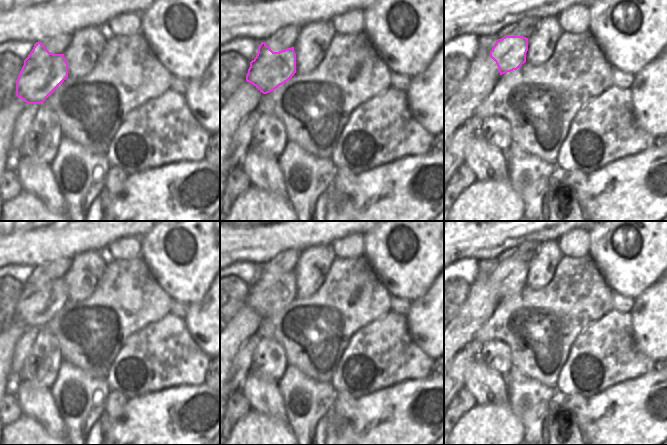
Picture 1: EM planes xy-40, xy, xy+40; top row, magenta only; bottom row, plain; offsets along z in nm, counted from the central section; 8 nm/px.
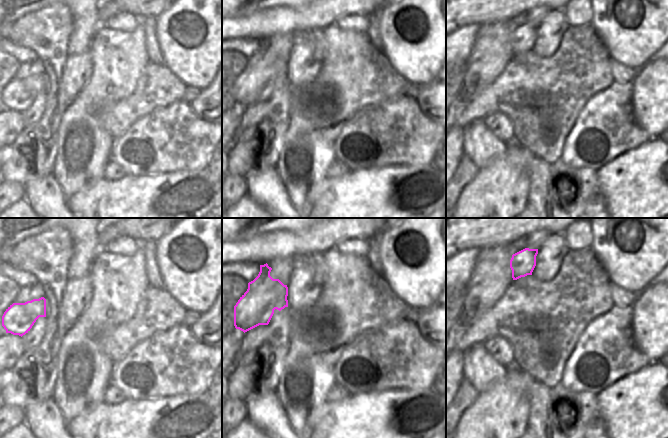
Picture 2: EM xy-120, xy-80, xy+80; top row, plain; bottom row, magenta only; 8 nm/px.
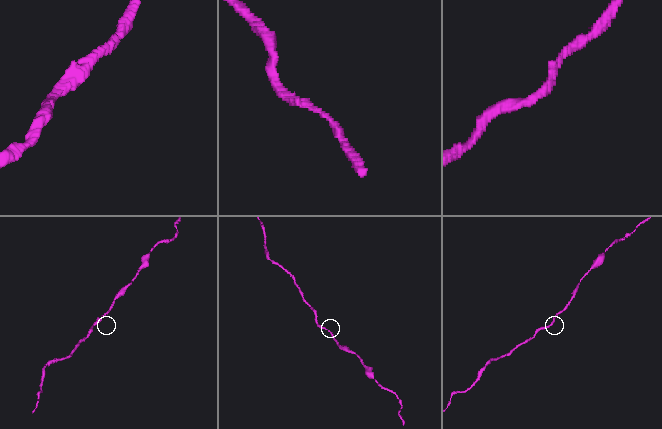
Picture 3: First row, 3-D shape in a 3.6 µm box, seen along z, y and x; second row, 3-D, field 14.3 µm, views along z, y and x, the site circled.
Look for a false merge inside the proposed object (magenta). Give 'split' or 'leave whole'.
leave whole

